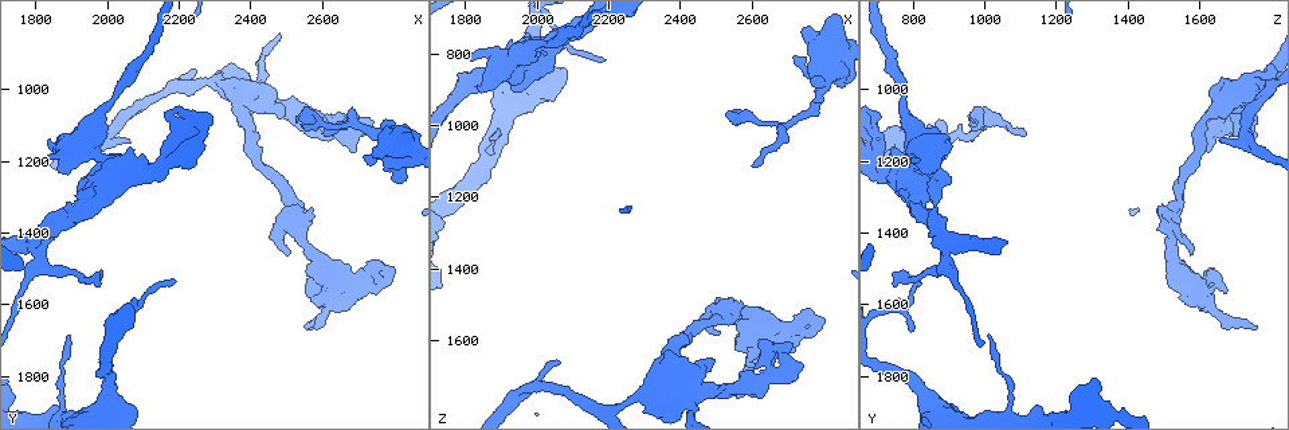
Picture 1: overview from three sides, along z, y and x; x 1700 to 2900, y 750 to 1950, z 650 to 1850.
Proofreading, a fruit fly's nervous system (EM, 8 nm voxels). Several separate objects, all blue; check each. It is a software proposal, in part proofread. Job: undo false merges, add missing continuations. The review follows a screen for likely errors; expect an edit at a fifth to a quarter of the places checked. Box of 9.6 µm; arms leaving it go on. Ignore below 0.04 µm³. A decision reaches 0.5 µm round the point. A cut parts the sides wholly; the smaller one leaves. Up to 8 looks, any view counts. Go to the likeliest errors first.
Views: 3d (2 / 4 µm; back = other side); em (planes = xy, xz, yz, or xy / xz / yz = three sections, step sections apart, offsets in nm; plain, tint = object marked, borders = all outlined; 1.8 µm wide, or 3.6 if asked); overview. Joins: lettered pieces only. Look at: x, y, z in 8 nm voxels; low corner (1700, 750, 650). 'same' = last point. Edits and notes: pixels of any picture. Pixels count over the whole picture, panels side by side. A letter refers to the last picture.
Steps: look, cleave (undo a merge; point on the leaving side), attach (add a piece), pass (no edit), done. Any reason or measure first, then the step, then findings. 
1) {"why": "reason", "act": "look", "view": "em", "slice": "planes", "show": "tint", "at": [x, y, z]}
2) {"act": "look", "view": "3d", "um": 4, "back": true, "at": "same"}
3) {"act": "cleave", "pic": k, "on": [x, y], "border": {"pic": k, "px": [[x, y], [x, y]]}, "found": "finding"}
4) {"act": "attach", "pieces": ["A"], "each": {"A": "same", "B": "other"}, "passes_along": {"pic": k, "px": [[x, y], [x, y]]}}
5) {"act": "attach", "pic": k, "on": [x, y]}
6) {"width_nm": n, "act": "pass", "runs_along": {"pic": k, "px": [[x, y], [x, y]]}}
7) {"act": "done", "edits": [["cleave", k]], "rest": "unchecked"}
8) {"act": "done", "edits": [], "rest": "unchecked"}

{"why": "free end", "act": "look", "view": "3d", "um": 2, "at": [2720, 1190, 800]}

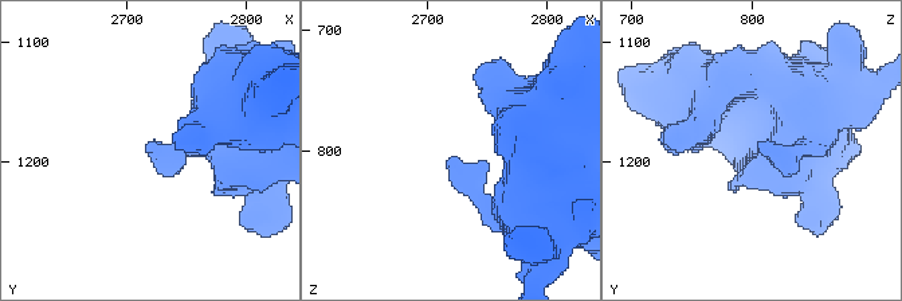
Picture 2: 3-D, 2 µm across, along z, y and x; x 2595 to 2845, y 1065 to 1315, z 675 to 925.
{"why": "need the tissue", "act": "look", "view": "em", "slice": "planes", "show": "plain", "at": [2722, 1188, 804]}

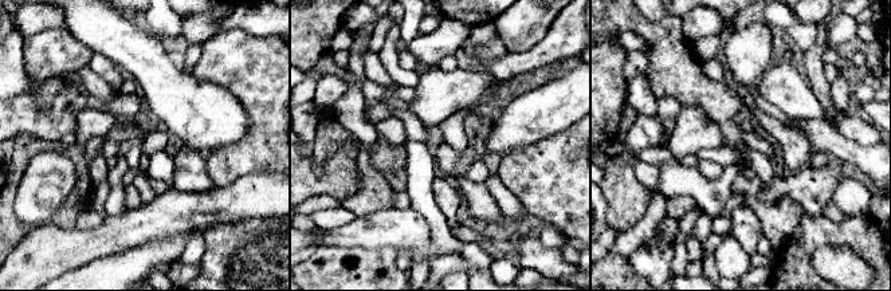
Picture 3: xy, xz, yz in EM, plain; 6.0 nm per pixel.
{"why": "see the neighbours", "act": "look", "view": "em", "slice": "planes", "show": "borders", "at": "same"}

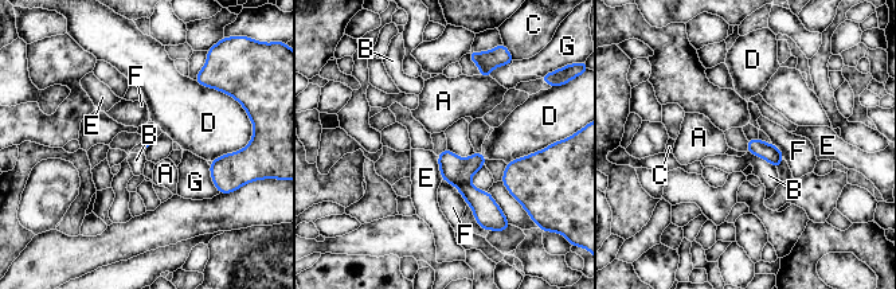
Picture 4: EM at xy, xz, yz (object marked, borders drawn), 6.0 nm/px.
{"act": "pass", "each": {"A": "other", "B": "other", "C": "other", "D": "other", "E": "other", "F": "other", "G": "other"}, "found": "none of them fits"}

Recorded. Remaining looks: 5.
{"act": "look", "view": "3d", "um": 4, "back": true, "at": [2570, 1660, 1750]}

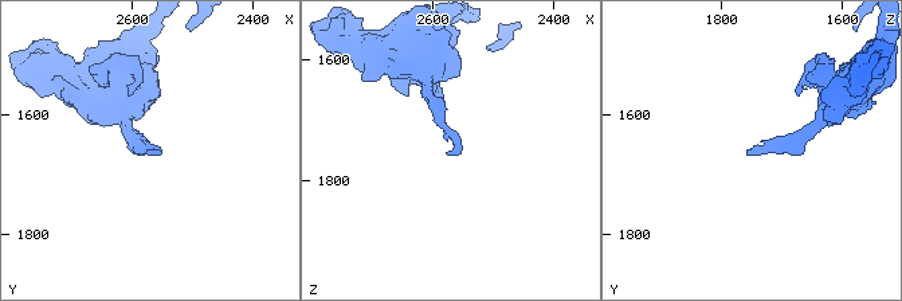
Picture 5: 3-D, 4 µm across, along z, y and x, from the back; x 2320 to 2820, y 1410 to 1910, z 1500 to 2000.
{"why": "shape alone is not enough", "act": "look", "view": "em", "slice": "xy", "step": 8, "show": "borders", "at": [2575, 1665, 1755]}

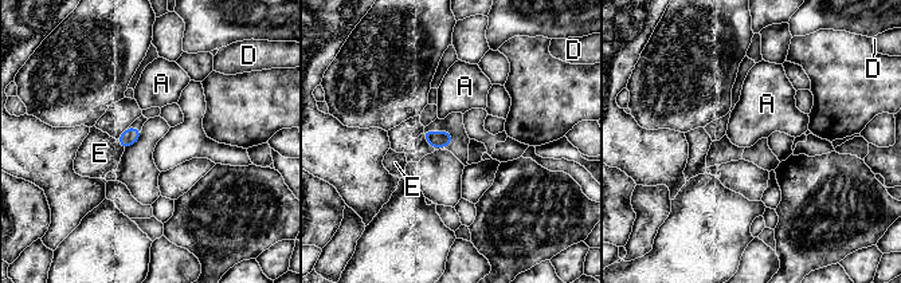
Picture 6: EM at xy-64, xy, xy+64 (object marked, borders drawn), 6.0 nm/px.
{"why": "another direction", "act": "look", "view": "em", "slice": "yz", "step": 8, "show": "borders", "at": "same"}

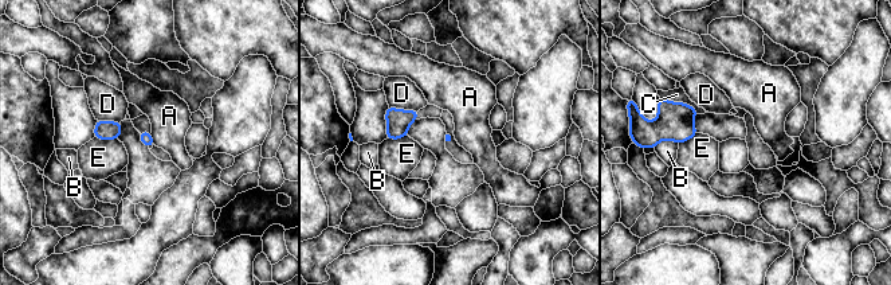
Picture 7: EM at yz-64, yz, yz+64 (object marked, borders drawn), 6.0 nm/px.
{"act": "pass", "each": {"A": "other", "B": "other", "C": "other", "D": "other", "E": "other"}, "found": "none of them fits"}

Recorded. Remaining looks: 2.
{"why": "an open end", "act": "look", "view": "3d", "um": 4, "at": [2190, 1540, 820]}

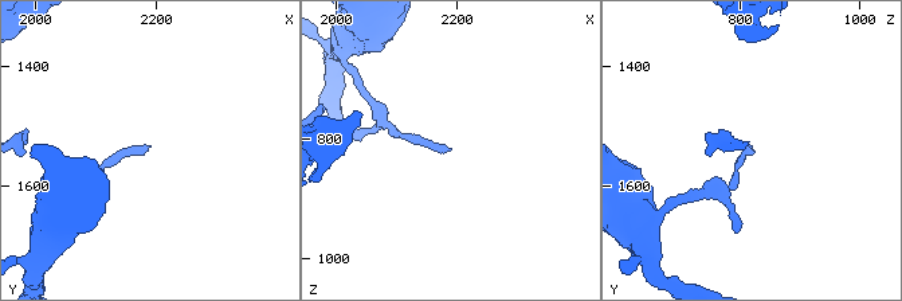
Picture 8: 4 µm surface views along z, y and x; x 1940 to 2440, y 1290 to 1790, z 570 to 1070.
{"act": "look", "view": "em", "slice": "planes", "show": "borders", "at": [2185, 1530, 815]}

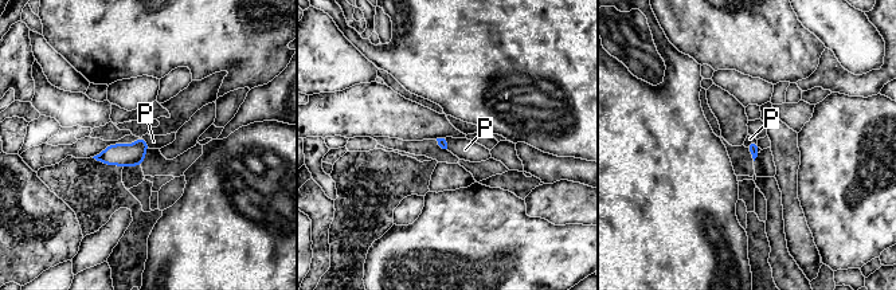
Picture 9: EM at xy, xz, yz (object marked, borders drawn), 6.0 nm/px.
{"longest_contact_nm": ["P", 90], "act": "attach", "pieces": ["P"], "each": {"P": "same"}, "found": "the neuron continues"}

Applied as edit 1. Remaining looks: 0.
{"act": "done", "edits": [["attach", 9]], "rest": "unchecked"}

